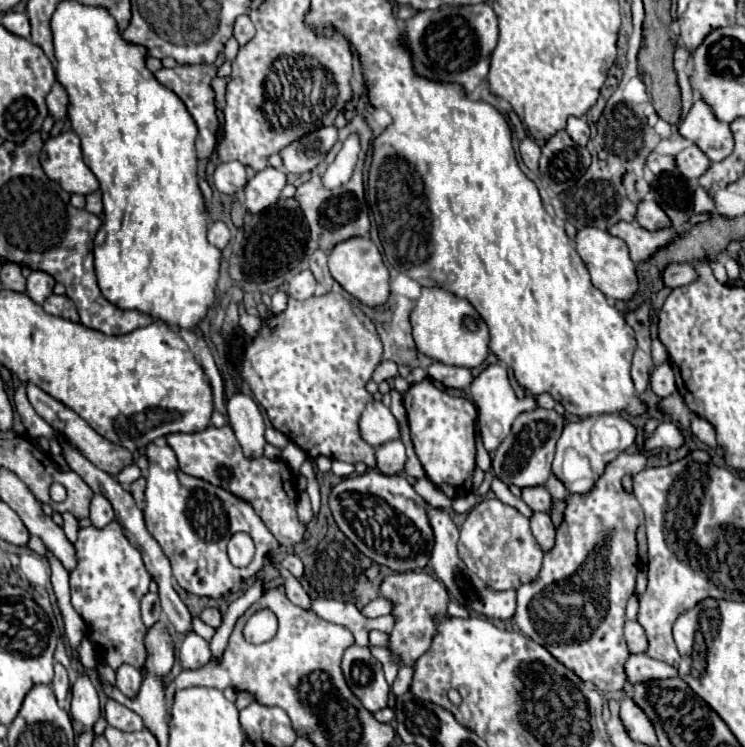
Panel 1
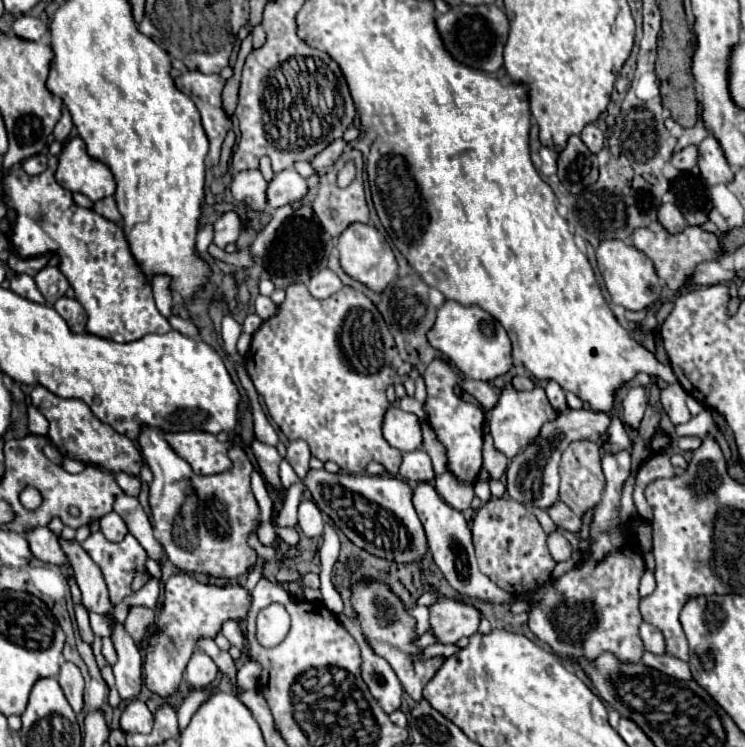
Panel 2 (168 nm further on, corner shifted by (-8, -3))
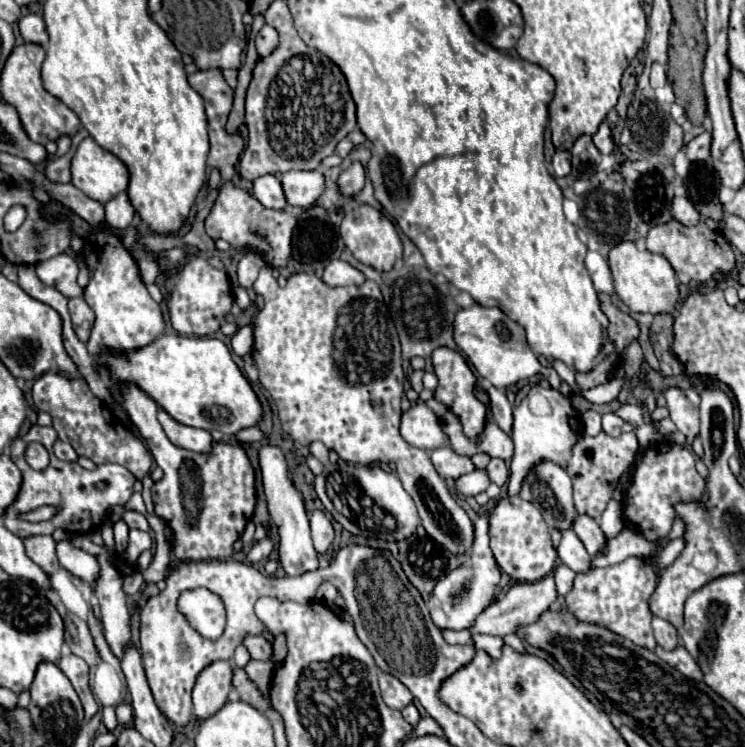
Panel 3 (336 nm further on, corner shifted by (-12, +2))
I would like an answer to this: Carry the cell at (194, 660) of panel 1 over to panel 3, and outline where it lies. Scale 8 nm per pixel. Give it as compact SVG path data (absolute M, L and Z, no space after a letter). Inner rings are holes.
M216 661L204 667L196 677L196 685L192 689L194 701L194 715L198 719L206 719L214 715L230 695L230 679L232 679L232 665L228 661Z

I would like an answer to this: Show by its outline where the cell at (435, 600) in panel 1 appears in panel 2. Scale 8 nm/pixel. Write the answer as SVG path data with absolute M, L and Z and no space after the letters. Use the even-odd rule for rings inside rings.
M450 598L432 604L432 632L436 634L438 642L454 644L464 636L472 636L478 632L482 612L474 606L458 604Z

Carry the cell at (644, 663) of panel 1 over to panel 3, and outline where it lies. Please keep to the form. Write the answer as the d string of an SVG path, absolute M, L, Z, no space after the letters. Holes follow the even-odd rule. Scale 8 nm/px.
M678 645L678 647L672 649L672 651L664 651L662 647L656 647L654 653L656 653L660 659L664 659L670 667L678 669L684 677L688 677L688 679L692 679L692 681L700 681L700 679L702 679L702 671L700 671L698 663L696 663L694 657L686 651L684 645Z

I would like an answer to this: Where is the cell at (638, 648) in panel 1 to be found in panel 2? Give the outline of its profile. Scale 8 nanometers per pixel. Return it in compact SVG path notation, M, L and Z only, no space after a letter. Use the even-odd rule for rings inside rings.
M642 622L640 636L642 636L642 642L644 642L644 646L646 646L648 652L652 652L652 654L664 654L664 648L666 648L664 636L662 636L662 632L656 626L652 626L648 622Z

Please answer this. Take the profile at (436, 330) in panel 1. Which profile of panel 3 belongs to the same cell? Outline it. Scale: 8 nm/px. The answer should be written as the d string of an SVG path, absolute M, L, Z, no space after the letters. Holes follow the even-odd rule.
M472 305L468 309L460 309L456 311L456 319L454 319L454 341L460 347L460 351L470 359L470 363L476 367L476 371L488 379L494 387L508 387L514 385L520 379L528 379L536 373L542 373L544 379L550 383L552 389L560 389L562 379L558 377L558 373L554 369L550 369L550 375L546 377L546 367L542 367L538 363L538 357L534 355L534 351L530 349L530 345L526 343L526 335L524 335L524 327L520 327L518 323L514 323L512 319L508 319L508 315L504 315L498 307L482 307L482 305Z

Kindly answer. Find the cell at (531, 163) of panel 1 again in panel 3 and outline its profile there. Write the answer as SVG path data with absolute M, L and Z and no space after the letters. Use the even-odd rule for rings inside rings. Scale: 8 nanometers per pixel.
M556 149L552 157L552 167L556 177L566 177L570 173L570 153L564 149Z

